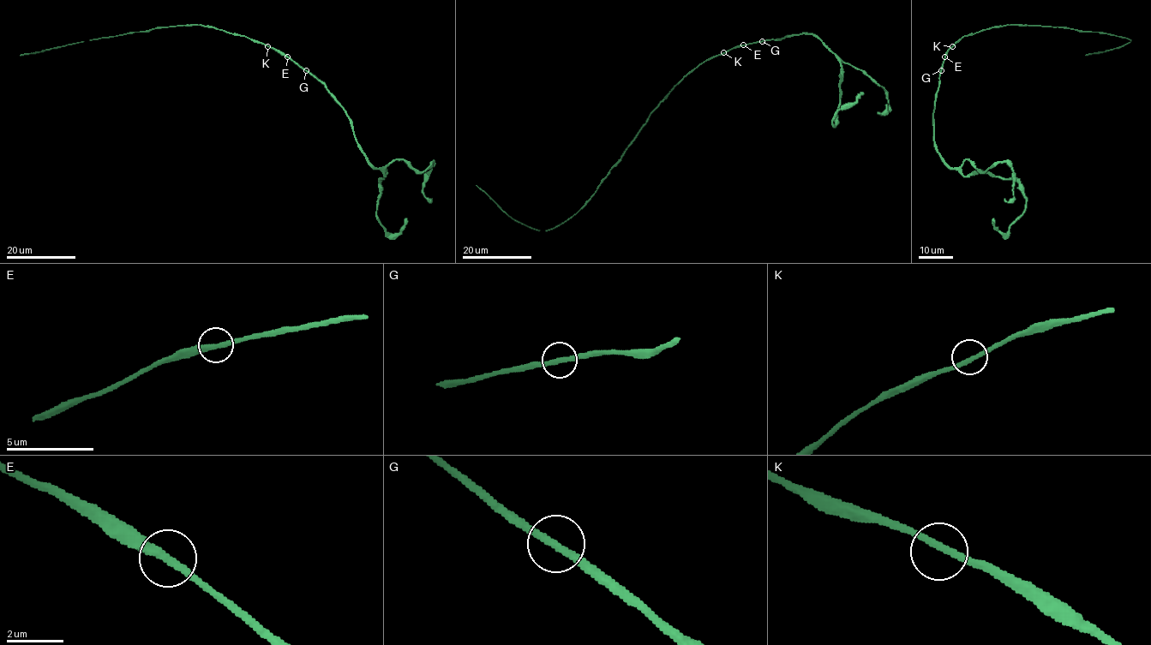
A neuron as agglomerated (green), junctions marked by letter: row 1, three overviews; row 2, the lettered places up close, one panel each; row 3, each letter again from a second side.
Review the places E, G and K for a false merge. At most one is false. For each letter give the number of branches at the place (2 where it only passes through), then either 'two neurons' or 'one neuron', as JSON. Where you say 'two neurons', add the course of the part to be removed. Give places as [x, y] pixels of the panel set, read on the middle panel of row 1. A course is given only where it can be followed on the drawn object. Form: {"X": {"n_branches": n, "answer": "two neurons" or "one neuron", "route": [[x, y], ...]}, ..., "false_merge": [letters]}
{"E": {"n_branches": 2, "answer": "one neuron"}, "G": {"n_branches": 2, "answer": "one neuron"}, "K": {"n_branches": 2, "answer": "one neuron"}, "false_merge": []}

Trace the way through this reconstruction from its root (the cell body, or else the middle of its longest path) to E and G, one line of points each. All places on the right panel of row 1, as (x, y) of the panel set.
E: (953, 45), (944, 56)
G: (953, 45), (946, 52), (941, 69)

